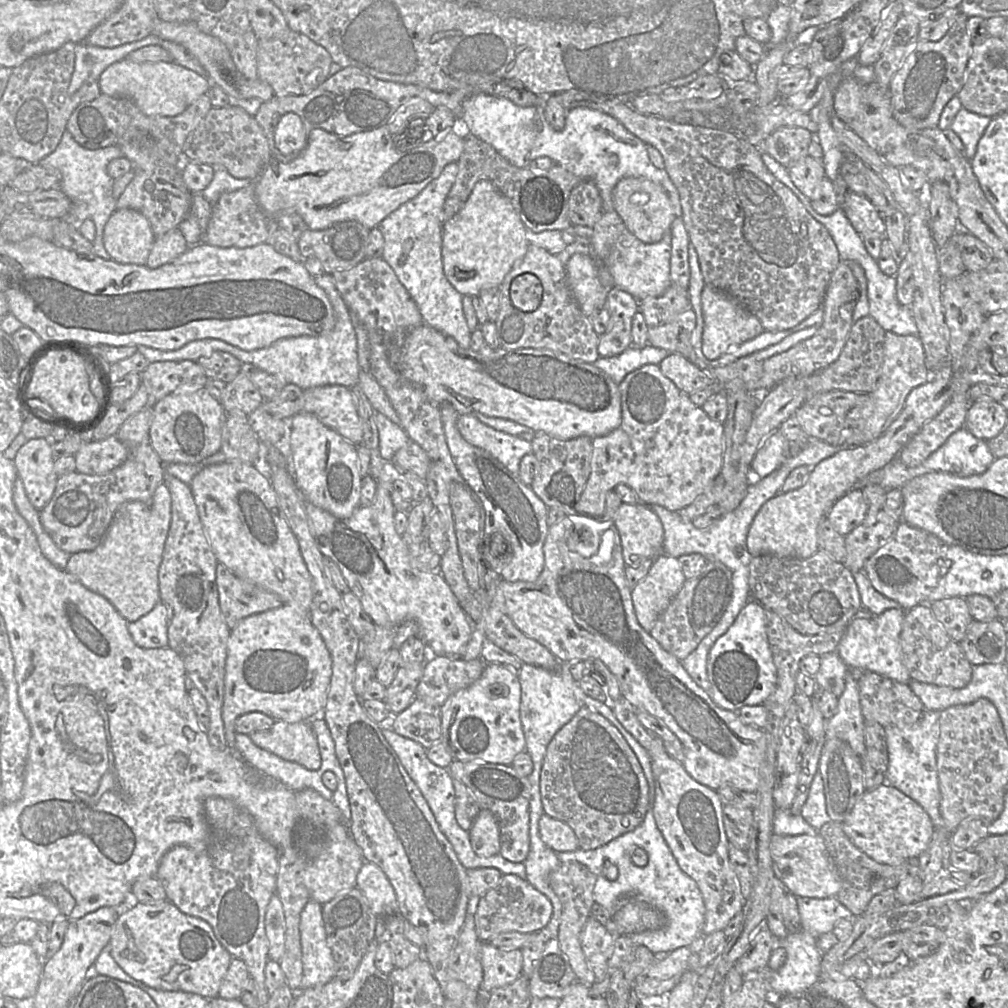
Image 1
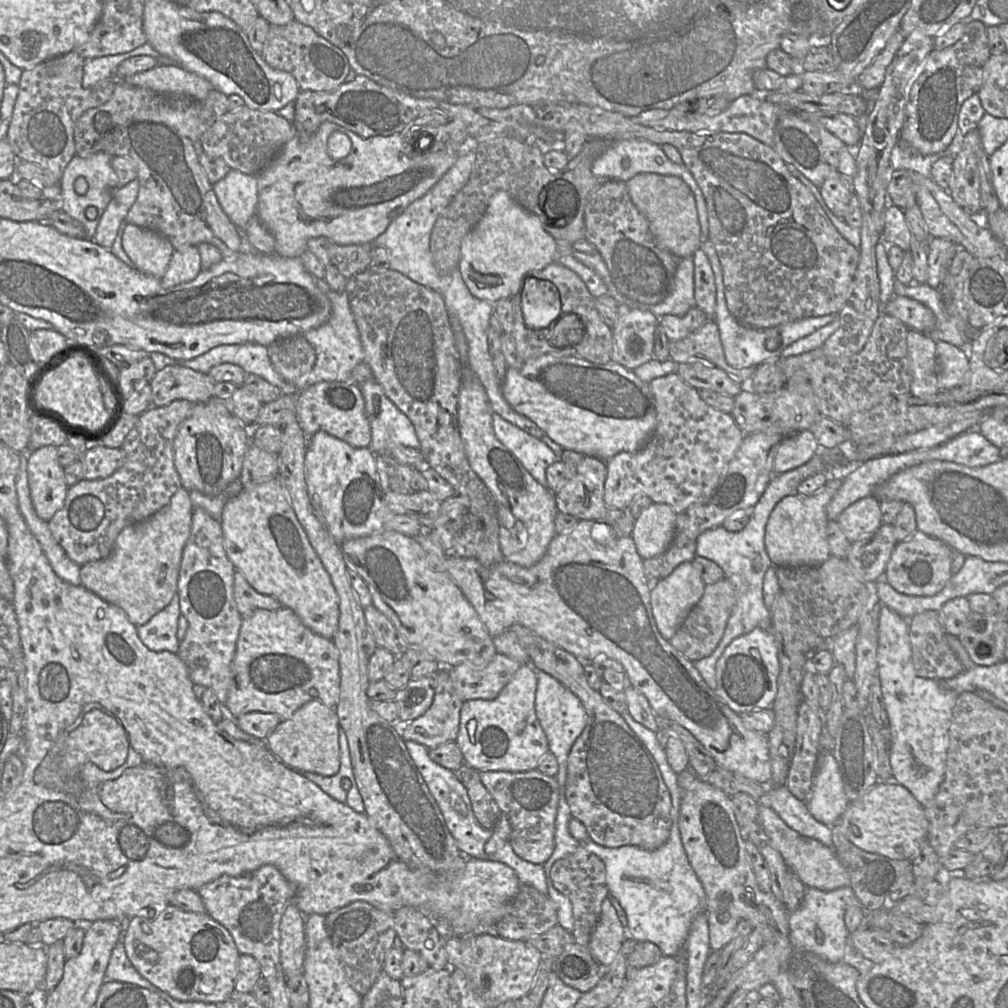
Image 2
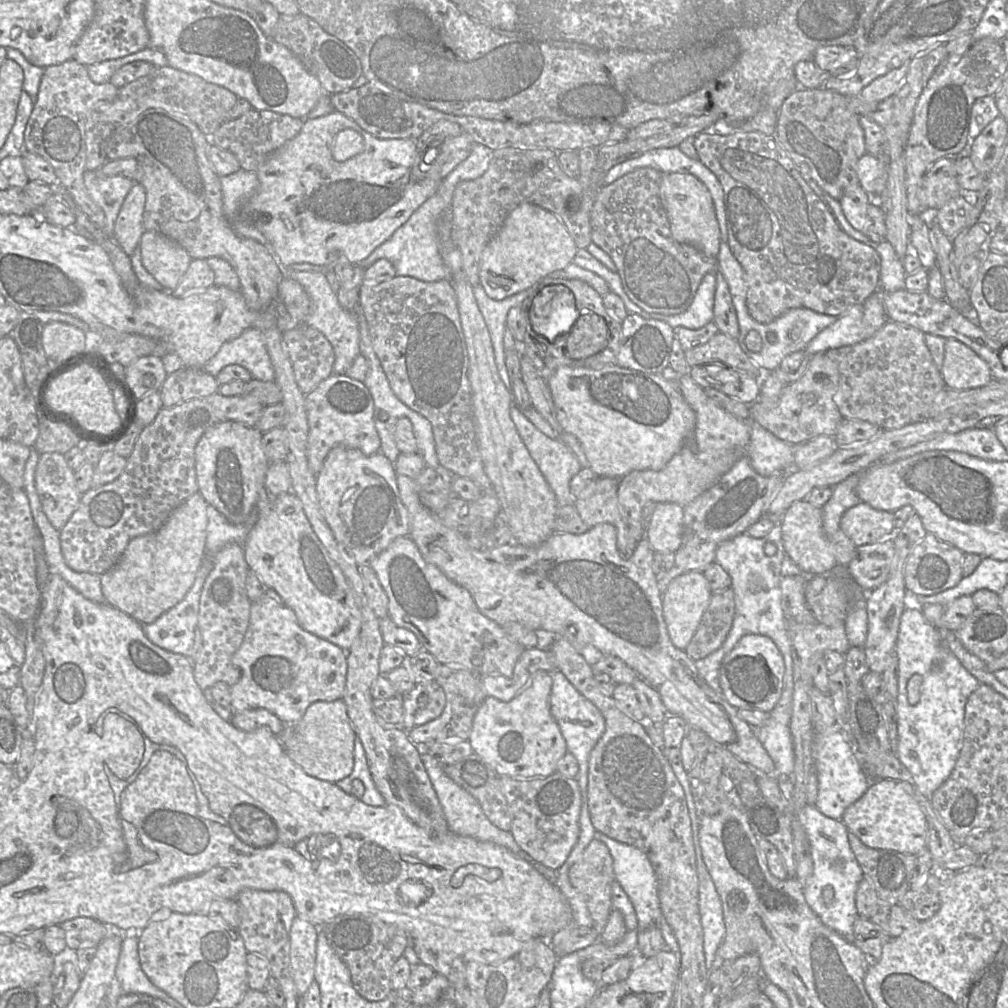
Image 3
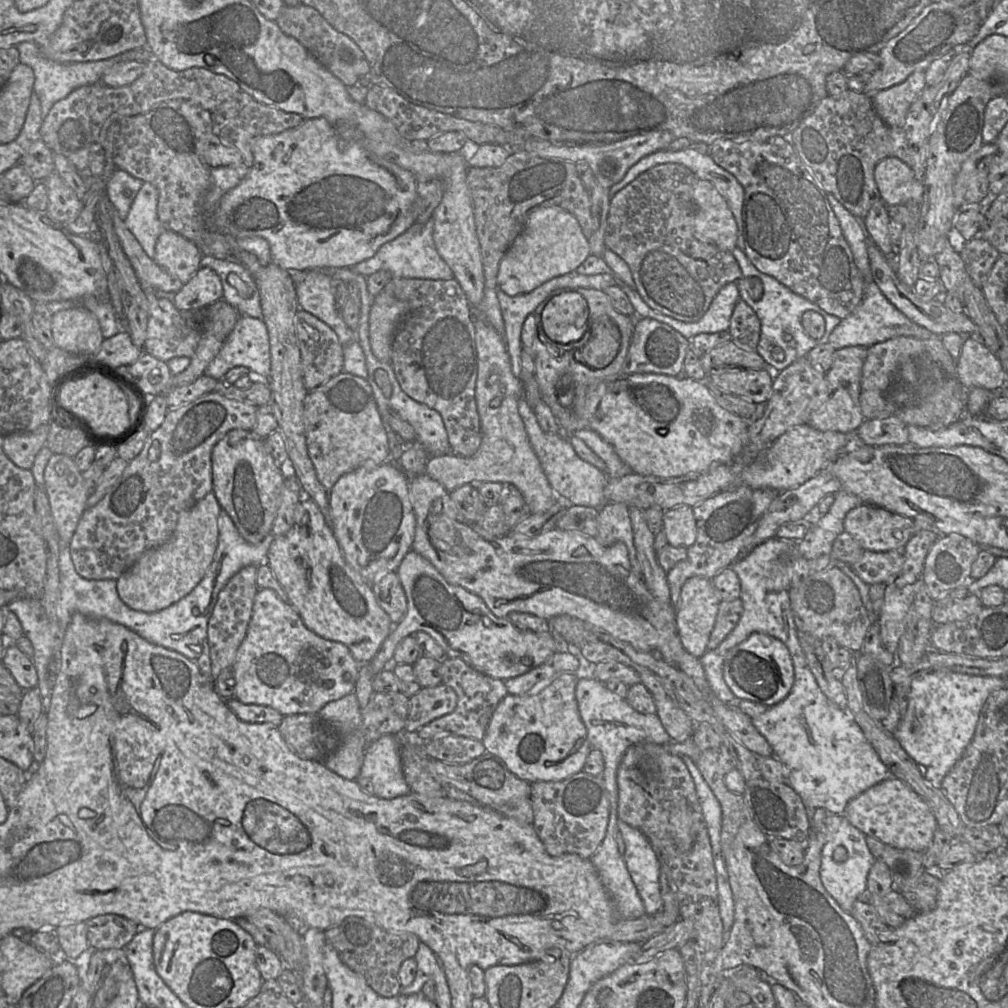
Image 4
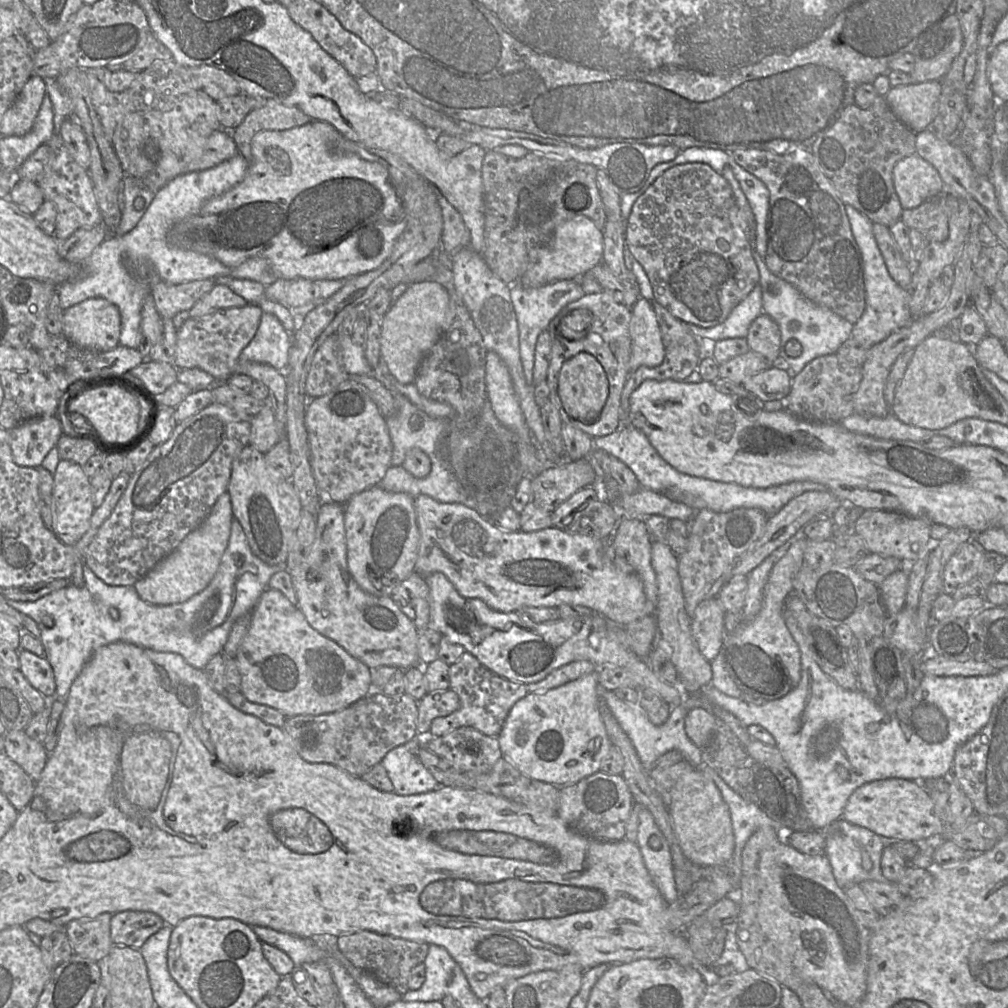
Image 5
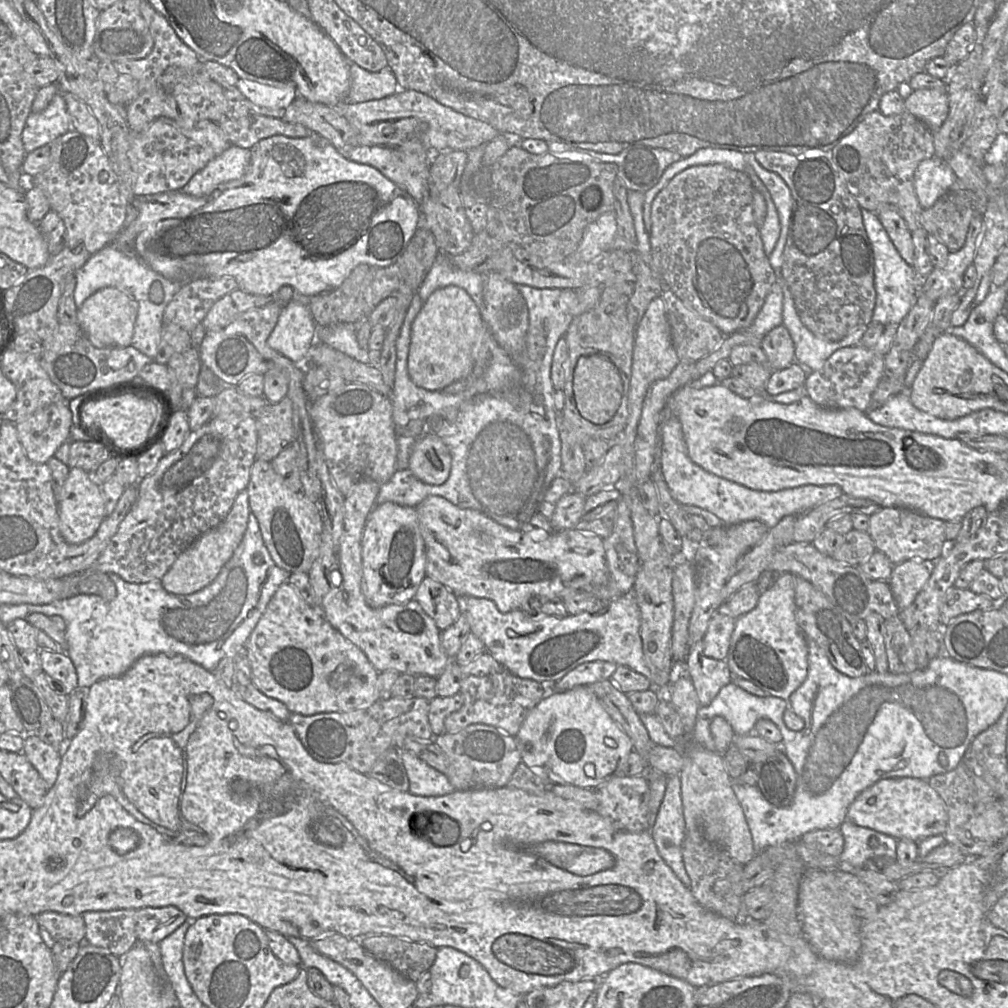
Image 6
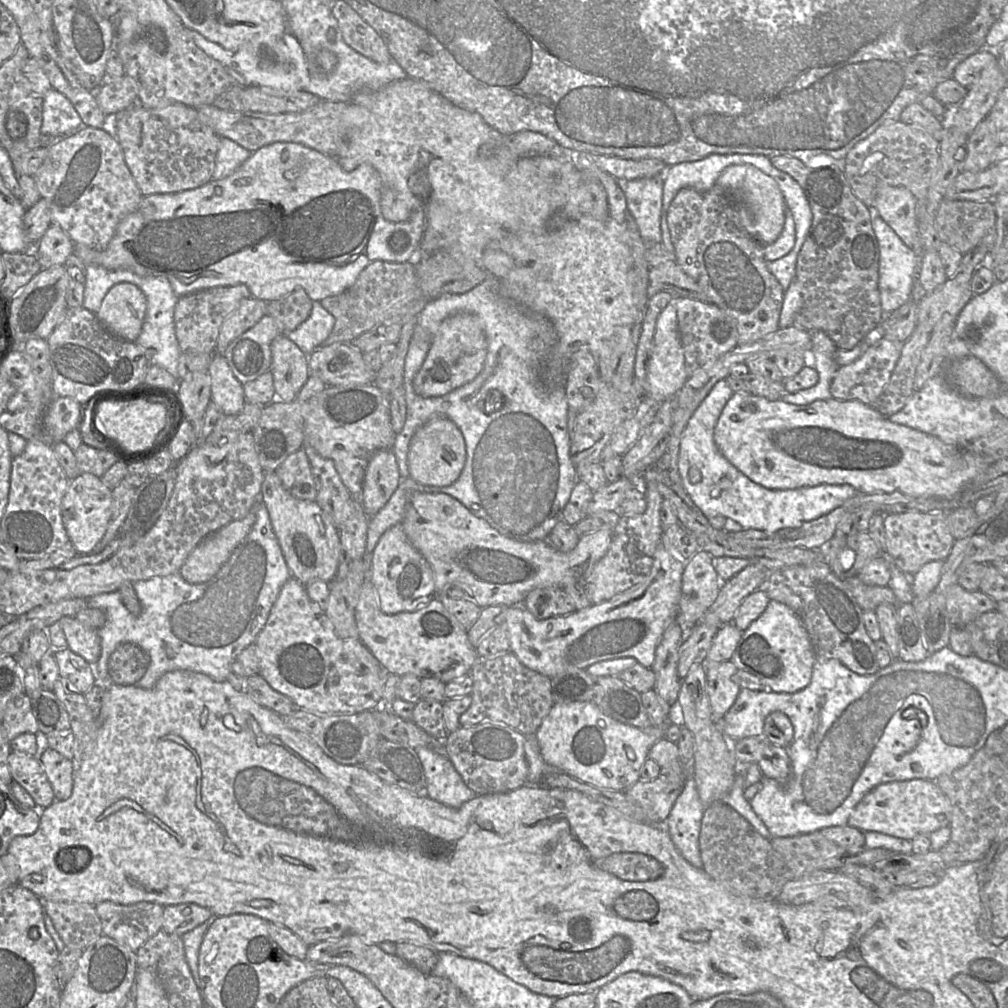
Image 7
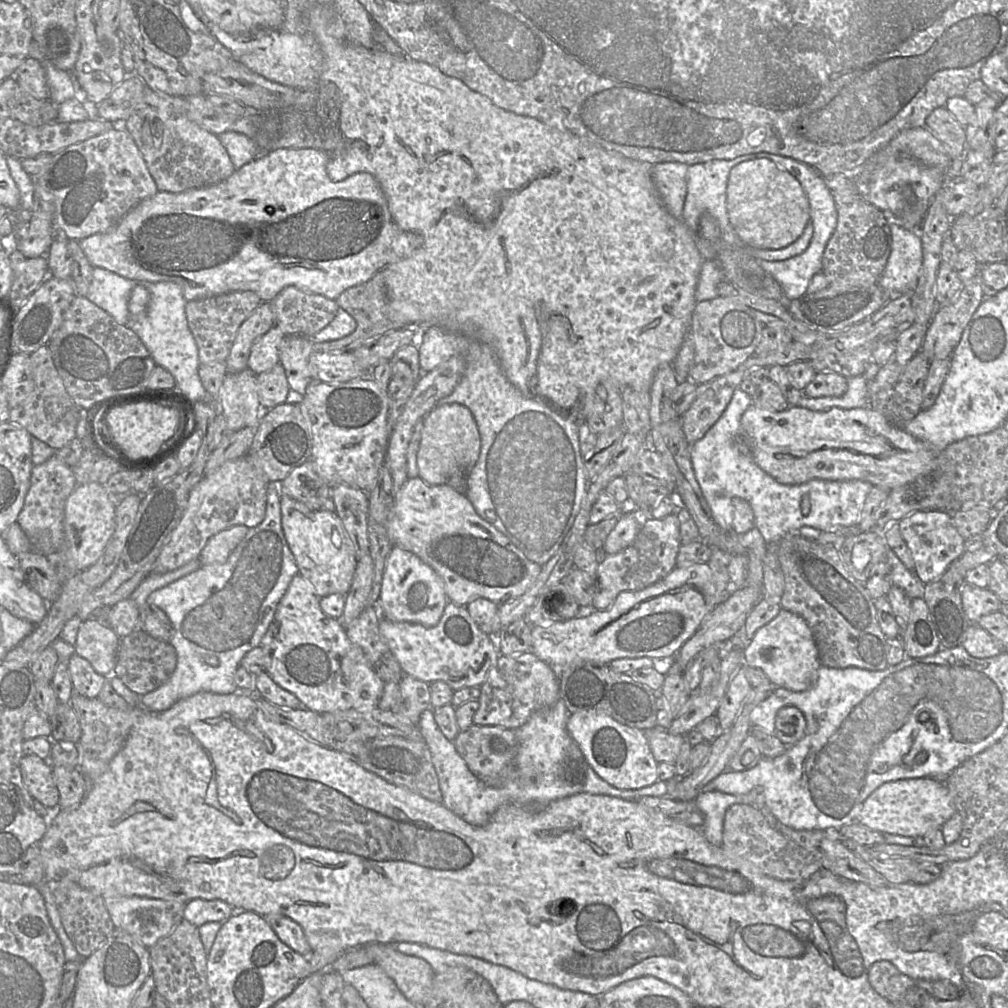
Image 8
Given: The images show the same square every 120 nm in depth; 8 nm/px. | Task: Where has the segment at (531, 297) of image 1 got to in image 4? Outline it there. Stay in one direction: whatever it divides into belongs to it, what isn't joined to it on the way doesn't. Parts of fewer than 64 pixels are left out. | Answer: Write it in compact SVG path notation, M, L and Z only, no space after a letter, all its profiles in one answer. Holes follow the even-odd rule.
M561 291L544 302L541 326L554 342L568 344L582 339L588 329L589 308L578 292Z

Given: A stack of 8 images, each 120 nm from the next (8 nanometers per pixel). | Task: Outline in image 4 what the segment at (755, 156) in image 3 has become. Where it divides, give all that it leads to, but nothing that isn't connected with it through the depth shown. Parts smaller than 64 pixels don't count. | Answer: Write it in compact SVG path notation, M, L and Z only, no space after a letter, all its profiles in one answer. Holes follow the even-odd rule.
M775 136L766 141L736 141L732 139L718 139L709 145L708 153L716 164L735 176L743 187L744 195L738 196L736 201L726 202L737 224L737 247L743 251L750 262L763 274L775 278L792 292L806 298L810 302L819 306L825 312L834 315L841 320L853 313L863 299L865 286L864 279L855 263L851 247L842 232L839 220L827 200L822 187L815 182L812 173L800 159L798 153L790 142L789 137Z

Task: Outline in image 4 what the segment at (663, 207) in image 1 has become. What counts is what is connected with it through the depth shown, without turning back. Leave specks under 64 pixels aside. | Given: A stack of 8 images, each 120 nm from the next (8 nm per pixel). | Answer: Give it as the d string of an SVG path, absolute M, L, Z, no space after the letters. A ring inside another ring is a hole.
M698 178L693 188L693 199L697 206L694 236L723 251L732 251L737 247L735 218L714 185L708 180Z

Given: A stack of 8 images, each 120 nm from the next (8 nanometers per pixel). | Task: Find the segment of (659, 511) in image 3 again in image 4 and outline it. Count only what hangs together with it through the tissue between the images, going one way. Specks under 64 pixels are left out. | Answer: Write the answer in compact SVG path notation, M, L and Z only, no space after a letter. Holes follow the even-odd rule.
M681 505L664 511L662 530L667 544L674 547L691 546L697 536L693 509L690 506Z

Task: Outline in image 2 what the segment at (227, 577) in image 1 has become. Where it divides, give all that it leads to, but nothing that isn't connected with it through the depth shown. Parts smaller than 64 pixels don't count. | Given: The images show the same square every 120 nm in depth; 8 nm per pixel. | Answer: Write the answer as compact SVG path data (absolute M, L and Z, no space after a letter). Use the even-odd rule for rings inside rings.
M235 572L233 597L243 619L257 609L277 610L283 606L273 597L257 592L240 572Z

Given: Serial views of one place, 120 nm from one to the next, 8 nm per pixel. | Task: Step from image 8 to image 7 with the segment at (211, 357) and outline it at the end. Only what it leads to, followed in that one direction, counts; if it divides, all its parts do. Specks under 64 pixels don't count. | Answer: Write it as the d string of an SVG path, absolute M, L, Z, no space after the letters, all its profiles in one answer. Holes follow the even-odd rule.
M244 284L214 287L179 296L174 310L174 324L181 352L215 353L222 323L243 299L250 296L252 294Z

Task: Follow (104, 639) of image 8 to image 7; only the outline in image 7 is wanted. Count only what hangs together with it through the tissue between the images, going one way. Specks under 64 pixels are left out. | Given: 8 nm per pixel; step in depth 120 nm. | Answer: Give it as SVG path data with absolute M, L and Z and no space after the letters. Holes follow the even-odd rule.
M64 617L56 624L64 631L68 649L81 656L90 665L95 664L101 654L101 640L97 629L79 622L74 617Z

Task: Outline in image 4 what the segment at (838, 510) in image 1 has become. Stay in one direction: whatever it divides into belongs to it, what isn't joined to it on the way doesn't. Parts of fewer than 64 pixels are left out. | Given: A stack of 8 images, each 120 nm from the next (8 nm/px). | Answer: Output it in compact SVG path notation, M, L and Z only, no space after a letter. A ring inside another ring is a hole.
M862 503L844 519L844 531L864 550L903 550L914 532L913 519L885 508Z

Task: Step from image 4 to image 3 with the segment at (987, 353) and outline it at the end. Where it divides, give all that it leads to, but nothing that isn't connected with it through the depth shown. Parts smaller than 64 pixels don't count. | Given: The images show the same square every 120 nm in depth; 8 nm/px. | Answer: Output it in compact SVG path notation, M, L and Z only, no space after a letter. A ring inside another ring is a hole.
M946 339L944 349L940 371L947 388L975 389L993 380L986 361L962 342Z

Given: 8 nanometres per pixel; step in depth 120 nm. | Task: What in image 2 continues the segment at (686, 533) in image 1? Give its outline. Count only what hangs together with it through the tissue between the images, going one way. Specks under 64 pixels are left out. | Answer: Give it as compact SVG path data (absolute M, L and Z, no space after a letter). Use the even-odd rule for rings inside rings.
M820 446L817 453L805 464L784 473L773 475L764 493L752 508L751 516L744 529L732 532L720 526L706 530L697 538L696 555L707 558L719 565L725 577L734 585L736 591L736 603L718 646L709 656L692 661L694 667L713 691L717 687L716 664L725 648L734 639L749 633L755 628L771 631L771 611L763 601L763 581L767 570L772 566L764 545L765 527L772 510L784 497L796 493L798 485L803 480L825 472L832 463L839 460L840 456L840 448L831 449Z

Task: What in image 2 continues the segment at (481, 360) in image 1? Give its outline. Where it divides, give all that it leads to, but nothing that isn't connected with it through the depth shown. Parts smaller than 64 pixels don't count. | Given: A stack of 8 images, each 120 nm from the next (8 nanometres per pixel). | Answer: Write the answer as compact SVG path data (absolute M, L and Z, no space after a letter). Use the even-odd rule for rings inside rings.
M544 354L525 361L520 368L508 367L504 378L501 379L501 392L513 410L536 423L553 441L565 449L596 457L604 462L620 452L635 452L642 448L654 433L657 424L656 405L649 383L641 380L632 369L612 361L593 363L578 357Z

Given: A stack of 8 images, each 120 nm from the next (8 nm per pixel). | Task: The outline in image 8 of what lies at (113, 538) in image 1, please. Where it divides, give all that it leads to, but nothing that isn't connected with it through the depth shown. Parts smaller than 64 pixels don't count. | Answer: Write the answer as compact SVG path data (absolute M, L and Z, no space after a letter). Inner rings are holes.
M235 525L212 536L199 554L203 565L218 565L224 563L248 532L245 525Z

